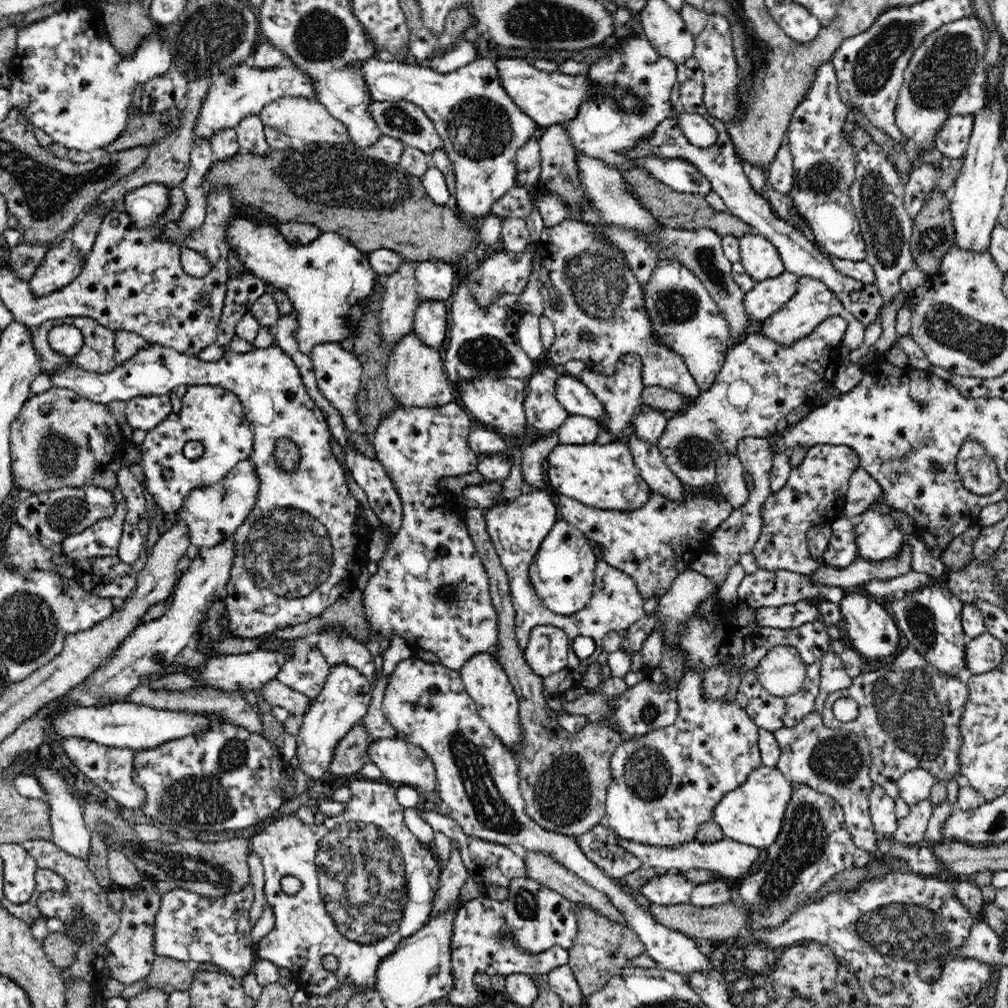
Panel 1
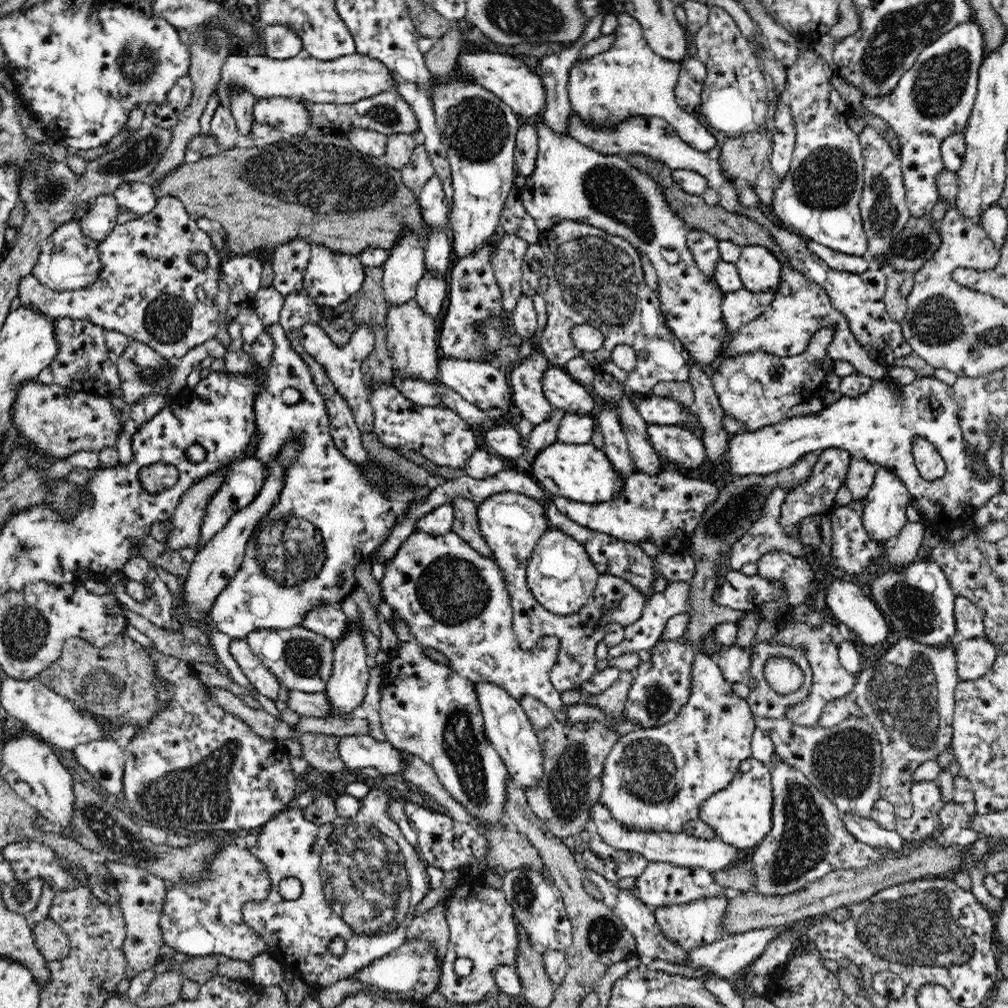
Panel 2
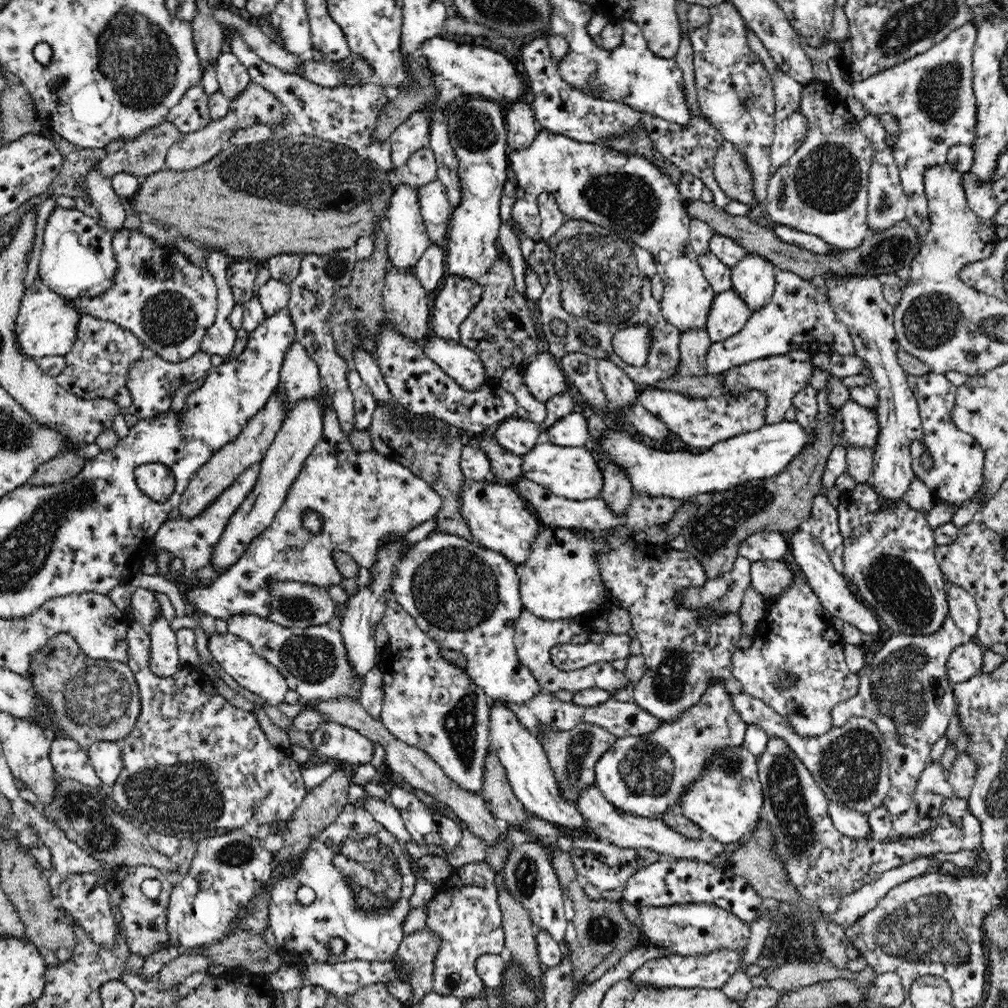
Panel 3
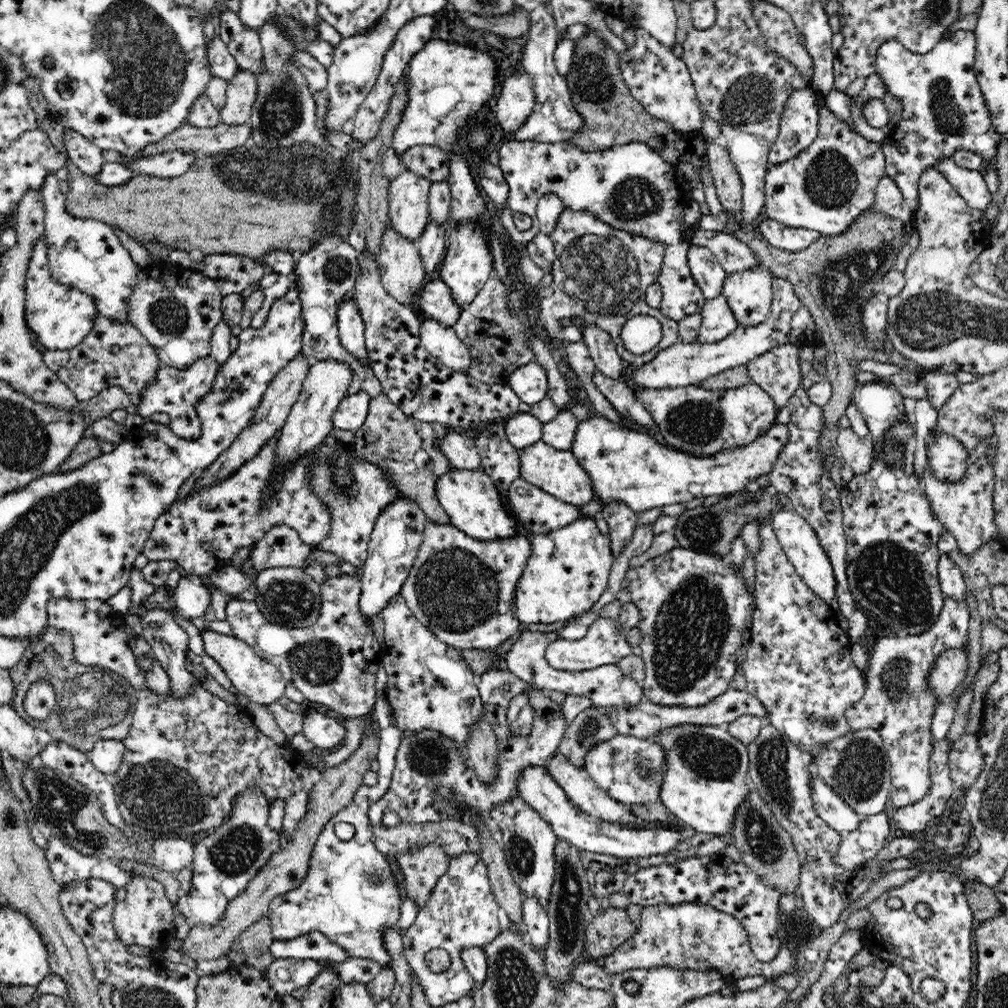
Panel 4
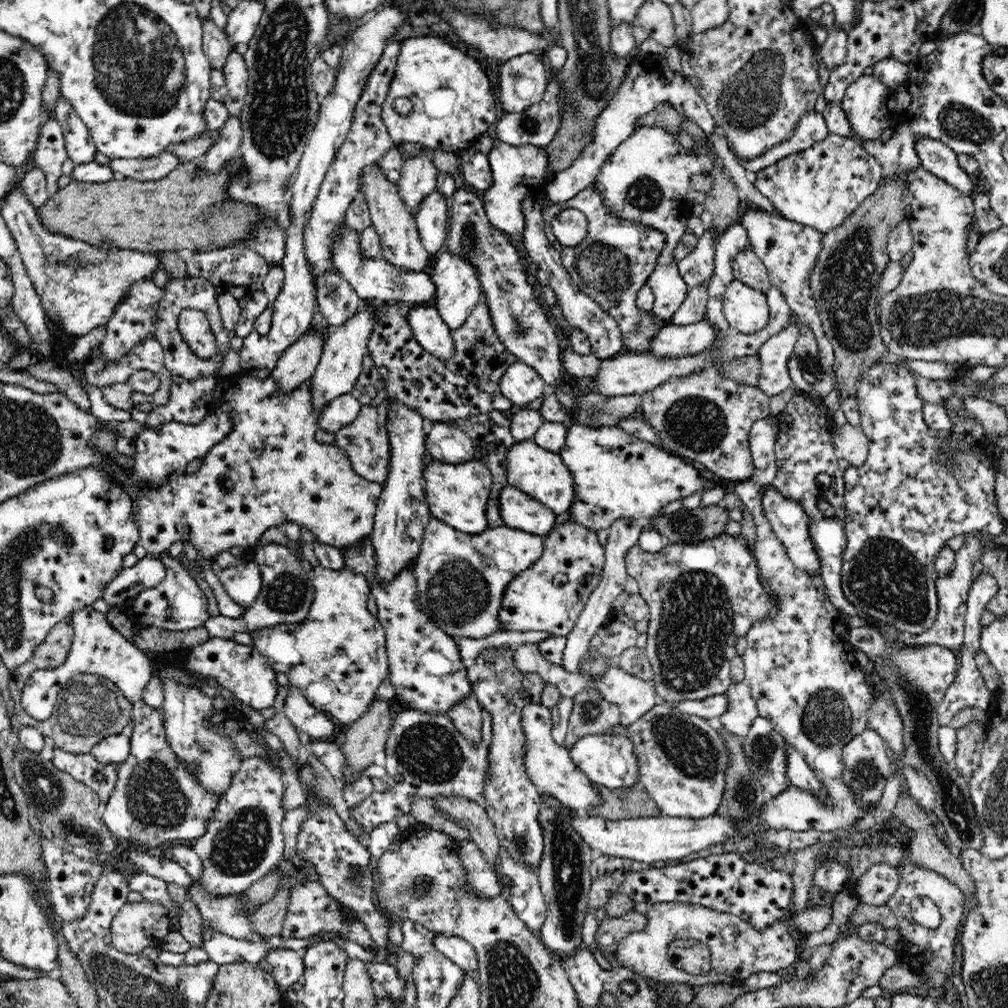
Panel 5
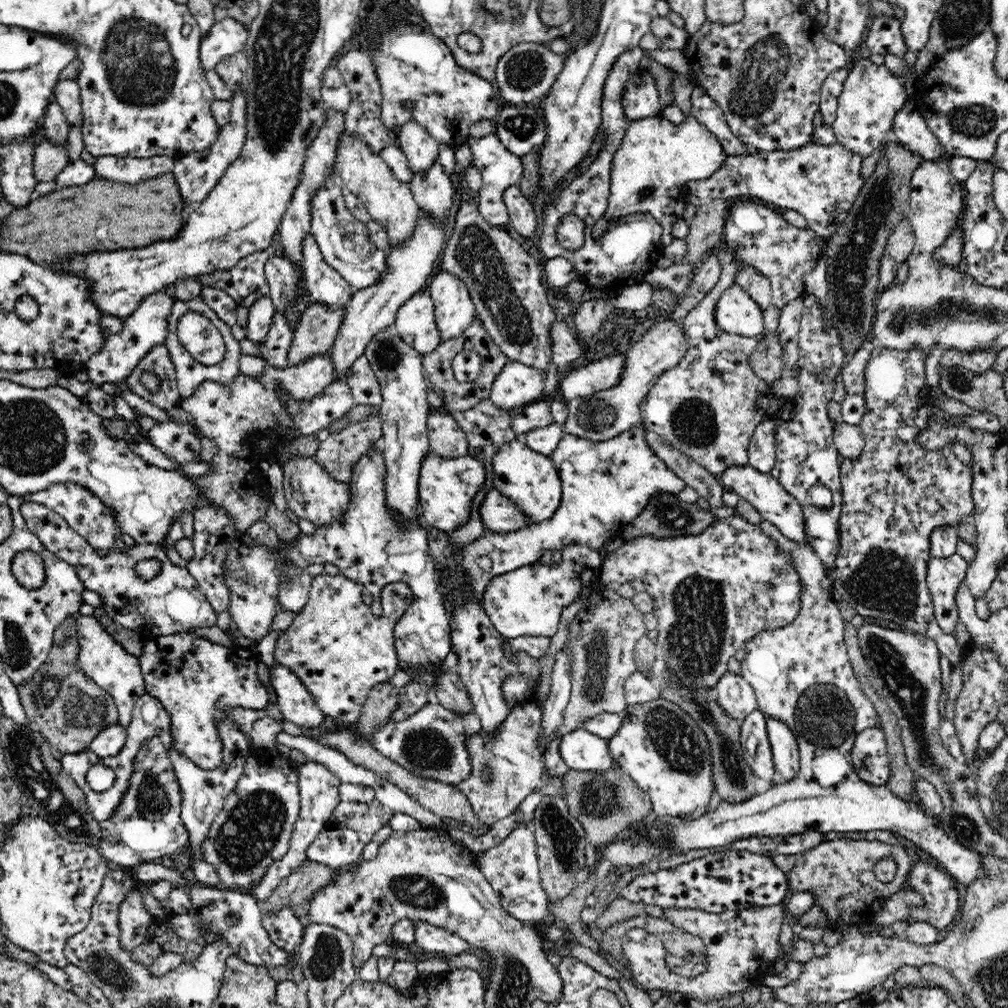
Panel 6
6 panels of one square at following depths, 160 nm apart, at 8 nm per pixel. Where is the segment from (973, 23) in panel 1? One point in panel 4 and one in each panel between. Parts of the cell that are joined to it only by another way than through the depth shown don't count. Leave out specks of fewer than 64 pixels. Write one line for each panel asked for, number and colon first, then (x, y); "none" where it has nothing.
2: (933, 100)
3: (931, 96)
4: (943, 110)

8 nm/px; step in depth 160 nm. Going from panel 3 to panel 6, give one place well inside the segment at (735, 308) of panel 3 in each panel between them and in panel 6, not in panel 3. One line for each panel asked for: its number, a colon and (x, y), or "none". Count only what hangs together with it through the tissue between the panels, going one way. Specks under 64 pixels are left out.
4: (718, 322)
5: (672, 340)
6: (600, 416)

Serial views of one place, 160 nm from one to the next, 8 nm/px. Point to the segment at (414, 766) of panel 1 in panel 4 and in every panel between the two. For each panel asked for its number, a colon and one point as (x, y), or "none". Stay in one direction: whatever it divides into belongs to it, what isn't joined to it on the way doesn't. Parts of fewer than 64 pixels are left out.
2: (357, 751)
3: (347, 746)
4: (323, 731)

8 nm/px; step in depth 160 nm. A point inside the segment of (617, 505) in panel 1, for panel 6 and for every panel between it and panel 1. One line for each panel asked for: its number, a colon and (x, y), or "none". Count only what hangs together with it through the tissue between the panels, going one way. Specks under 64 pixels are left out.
2: (582, 473)
3: (571, 472)
4: (556, 472)
5: (541, 474)
6: (528, 479)

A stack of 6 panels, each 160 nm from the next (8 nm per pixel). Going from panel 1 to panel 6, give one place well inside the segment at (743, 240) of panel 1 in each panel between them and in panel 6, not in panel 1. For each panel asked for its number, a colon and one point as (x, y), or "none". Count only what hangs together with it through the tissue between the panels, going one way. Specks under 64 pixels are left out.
2: (759, 269)
3: (753, 279)
4: (749, 294)
5: (747, 311)
6: (736, 313)

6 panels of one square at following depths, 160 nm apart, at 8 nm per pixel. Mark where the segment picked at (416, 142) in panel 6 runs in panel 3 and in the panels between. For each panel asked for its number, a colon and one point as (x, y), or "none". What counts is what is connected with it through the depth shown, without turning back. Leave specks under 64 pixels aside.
3: (407, 239)
4: (408, 195)
5: (418, 178)

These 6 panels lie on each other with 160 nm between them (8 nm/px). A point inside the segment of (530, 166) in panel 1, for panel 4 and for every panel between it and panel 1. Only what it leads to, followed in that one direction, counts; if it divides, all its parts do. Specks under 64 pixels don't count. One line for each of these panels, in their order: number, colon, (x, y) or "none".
2: (526, 144)
3: (520, 118)
4: (515, 103)

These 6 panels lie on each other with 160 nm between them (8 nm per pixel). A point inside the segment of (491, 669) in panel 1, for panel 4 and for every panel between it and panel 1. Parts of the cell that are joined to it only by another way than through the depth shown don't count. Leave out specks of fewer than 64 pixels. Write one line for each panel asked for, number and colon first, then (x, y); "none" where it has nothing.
2: (507, 726)
3: (530, 774)
4: (538, 789)

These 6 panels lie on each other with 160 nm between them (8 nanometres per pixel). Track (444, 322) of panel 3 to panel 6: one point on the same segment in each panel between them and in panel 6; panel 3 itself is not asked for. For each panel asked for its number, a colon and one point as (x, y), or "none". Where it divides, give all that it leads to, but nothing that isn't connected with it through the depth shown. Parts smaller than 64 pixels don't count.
4: (433, 299)
5: (375, 278)
6: (345, 244)

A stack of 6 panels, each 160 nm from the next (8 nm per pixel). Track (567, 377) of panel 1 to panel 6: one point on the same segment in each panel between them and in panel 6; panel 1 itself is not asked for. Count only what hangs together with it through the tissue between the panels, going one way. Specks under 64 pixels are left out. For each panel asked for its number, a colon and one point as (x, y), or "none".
2: (561, 390)
3: (544, 379)
4: (530, 382)
5: (520, 383)
6: (516, 384)

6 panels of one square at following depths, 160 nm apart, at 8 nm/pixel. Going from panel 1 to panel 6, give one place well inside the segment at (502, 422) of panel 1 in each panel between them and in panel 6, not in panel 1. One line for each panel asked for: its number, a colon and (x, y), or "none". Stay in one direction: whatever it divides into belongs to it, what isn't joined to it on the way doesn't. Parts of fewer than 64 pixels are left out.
2: (484, 384)
3: (464, 366)
4: (441, 341)
5: (432, 333)
6: (415, 321)

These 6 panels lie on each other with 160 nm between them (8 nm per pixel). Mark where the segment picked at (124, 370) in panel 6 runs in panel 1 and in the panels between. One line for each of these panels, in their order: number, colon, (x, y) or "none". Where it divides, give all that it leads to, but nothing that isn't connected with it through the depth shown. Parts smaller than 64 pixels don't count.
1: (61, 265)
2: (69, 261)
3: (77, 261)
4: (85, 254)
5: (133, 320)

